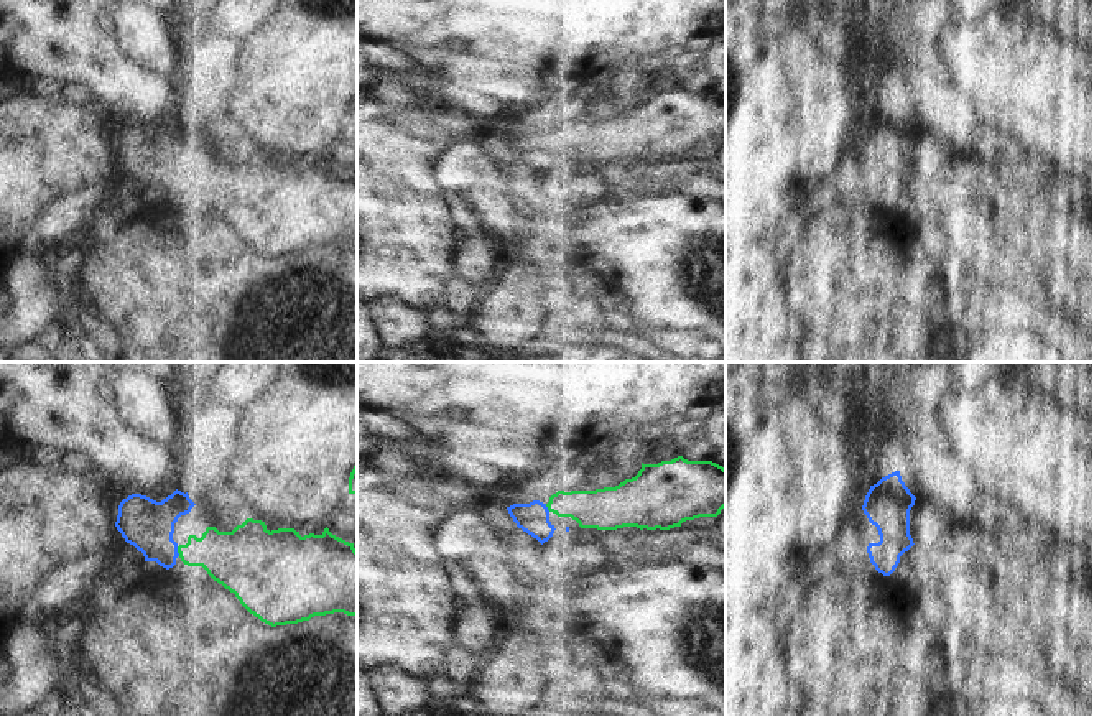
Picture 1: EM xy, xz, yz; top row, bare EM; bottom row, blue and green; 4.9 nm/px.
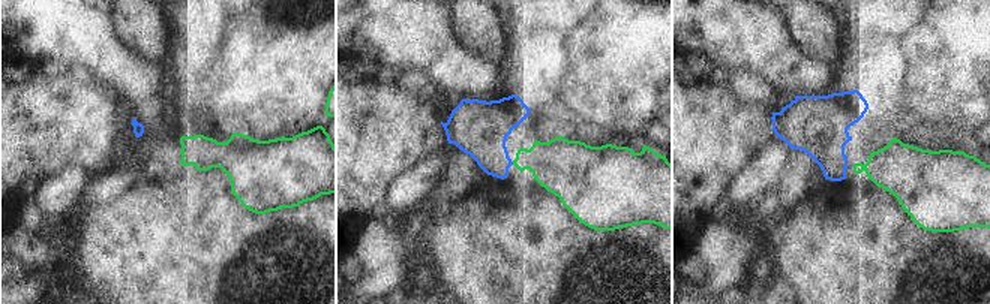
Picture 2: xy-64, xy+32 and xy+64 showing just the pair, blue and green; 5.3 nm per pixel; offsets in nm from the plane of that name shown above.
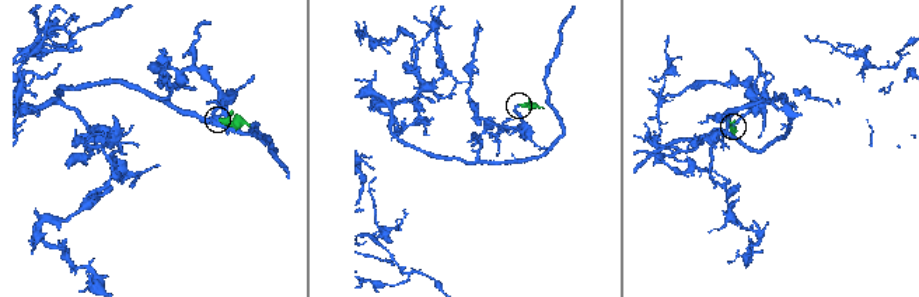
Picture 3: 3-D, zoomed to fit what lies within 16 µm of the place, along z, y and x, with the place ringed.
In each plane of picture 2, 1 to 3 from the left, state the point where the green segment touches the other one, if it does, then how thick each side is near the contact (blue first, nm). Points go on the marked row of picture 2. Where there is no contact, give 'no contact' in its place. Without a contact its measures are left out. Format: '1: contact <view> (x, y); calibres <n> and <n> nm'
1: no contact
2: no contact
3: no contact

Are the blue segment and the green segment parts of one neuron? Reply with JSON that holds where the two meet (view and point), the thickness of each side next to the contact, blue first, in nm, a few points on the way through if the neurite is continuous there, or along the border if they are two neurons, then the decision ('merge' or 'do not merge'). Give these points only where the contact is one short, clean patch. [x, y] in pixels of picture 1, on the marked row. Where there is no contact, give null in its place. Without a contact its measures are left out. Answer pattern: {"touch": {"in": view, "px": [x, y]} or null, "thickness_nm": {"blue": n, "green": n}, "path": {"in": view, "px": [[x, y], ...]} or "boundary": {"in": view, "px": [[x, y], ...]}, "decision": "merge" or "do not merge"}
{"touch": {"in": "xy", "px": [176, 552]}, "thickness_nm": {"blue": 240, "green": 260}, "path": {"in": "xy", "px": [[148, 525], [176, 552], [217, 552], [227, 557]]}, "decision": "merge"}

